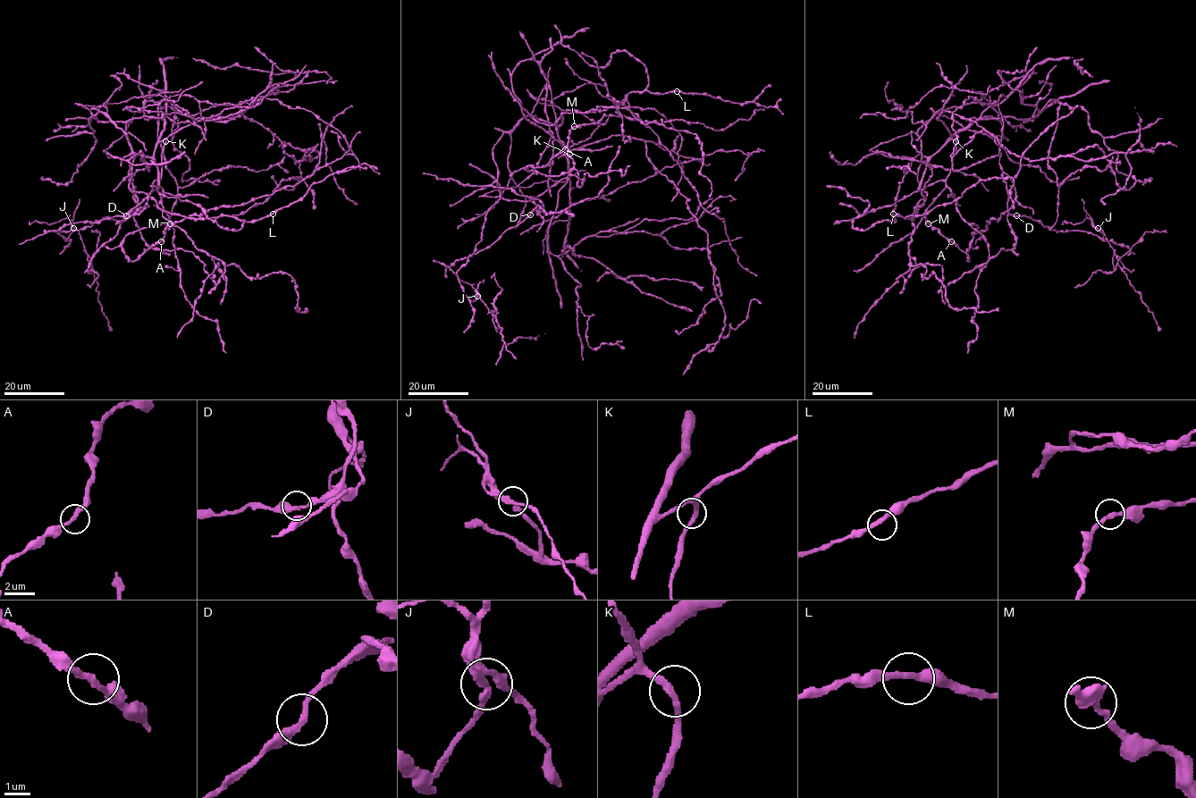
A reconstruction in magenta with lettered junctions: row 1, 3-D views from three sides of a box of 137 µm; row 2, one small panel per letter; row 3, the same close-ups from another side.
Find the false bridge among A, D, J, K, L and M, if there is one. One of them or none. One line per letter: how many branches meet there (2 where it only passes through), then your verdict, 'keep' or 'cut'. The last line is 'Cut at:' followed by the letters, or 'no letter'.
A: 2 | keep
D: 2 | keep
J: 2 | cut
K: 2 | keep
L: 2 | keep
M: 2 | keep
Cut at: J

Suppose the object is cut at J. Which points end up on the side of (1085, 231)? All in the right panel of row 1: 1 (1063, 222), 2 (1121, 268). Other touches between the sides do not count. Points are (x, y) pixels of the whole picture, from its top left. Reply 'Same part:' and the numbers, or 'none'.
Same part: none

